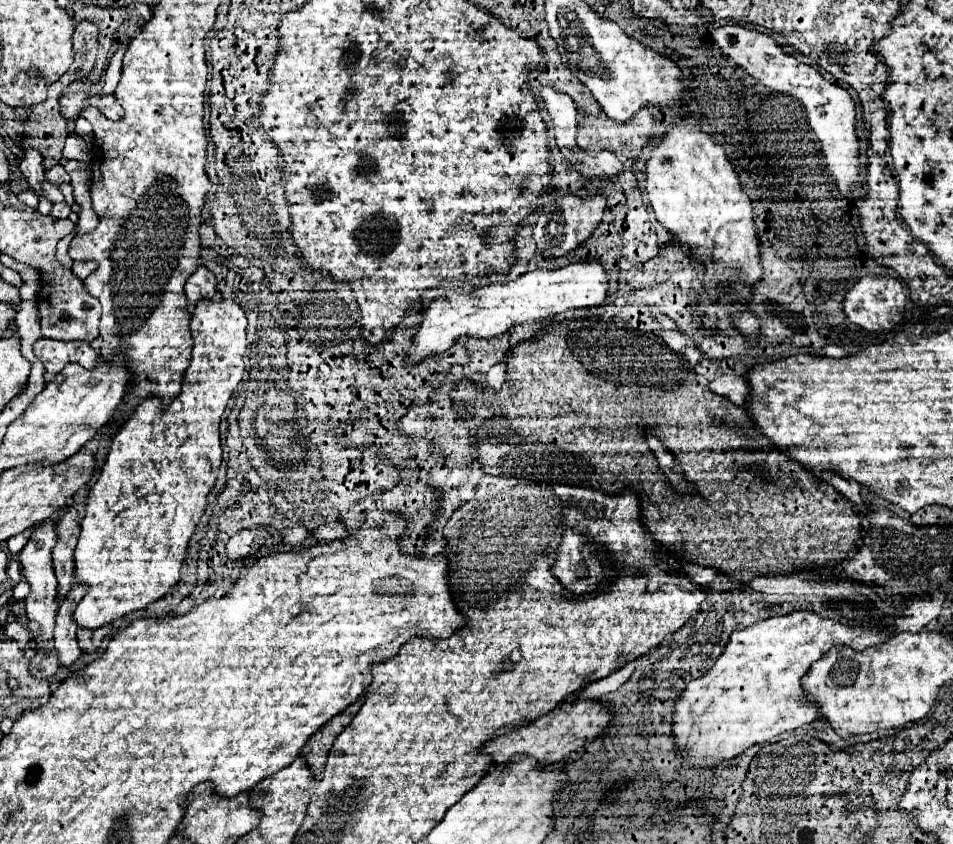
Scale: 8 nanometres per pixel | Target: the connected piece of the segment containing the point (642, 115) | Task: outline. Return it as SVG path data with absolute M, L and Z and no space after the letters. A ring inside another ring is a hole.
M642 108L638 110L630 120L626 122L614 122L612 118L604 116L604 112L600 112L598 116L592 116L592 114L586 114L586 112L578 112L578 146L582 146L584 150L600 150L600 148L606 148L606 150L614 150L622 160L626 158L638 158L638 152L644 144L650 142L650 138L654 136L652 132L652 126L654 126L654 120L652 120L652 114L648 108Z

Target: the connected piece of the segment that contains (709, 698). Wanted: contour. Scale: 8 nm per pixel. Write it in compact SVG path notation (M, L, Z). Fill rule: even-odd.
M796 610L786 616L772 616L760 620L740 632L732 632L724 652L718 656L714 666L704 676L692 680L676 704L672 726L672 732L676 736L676 748L688 760L690 766L718 766L720 762L732 760L734 756L742 754L752 744L770 742L786 730L796 730L804 724L814 722L820 716L820 710L818 704L812 702L810 696L806 696L802 688L802 676L832 646L846 644L852 648L870 648L886 642L896 632L894 618L896 616L884 616L874 624L852 628L840 624L838 620L822 618L812 610Z

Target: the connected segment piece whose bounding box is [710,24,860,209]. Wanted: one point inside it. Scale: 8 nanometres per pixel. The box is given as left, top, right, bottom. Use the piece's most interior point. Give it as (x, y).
(831, 111)

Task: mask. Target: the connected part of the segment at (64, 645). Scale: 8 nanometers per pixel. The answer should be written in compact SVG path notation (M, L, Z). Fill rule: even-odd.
M78 582L70 588L68 596L60 602L58 616L56 616L56 628L54 628L54 644L60 656L60 664L70 666L80 654L80 646L76 640L76 620L74 620L74 606L78 606L78 600L88 592L88 586Z

